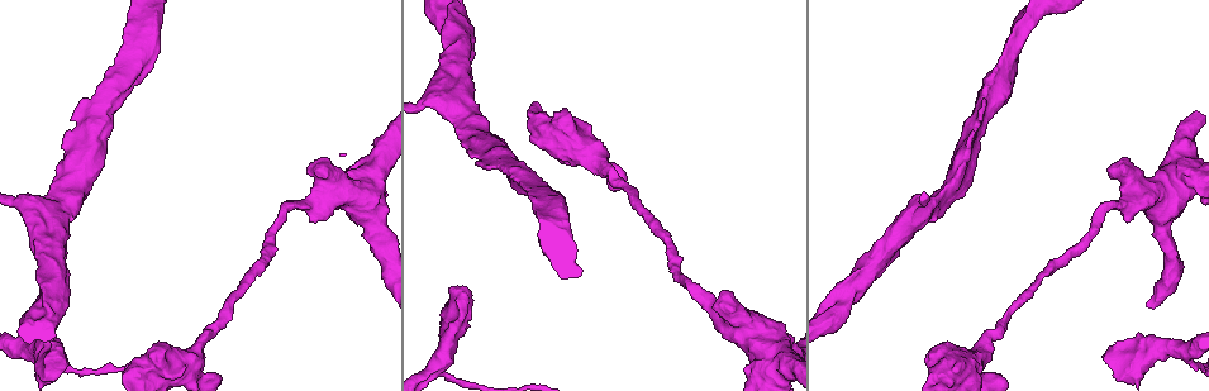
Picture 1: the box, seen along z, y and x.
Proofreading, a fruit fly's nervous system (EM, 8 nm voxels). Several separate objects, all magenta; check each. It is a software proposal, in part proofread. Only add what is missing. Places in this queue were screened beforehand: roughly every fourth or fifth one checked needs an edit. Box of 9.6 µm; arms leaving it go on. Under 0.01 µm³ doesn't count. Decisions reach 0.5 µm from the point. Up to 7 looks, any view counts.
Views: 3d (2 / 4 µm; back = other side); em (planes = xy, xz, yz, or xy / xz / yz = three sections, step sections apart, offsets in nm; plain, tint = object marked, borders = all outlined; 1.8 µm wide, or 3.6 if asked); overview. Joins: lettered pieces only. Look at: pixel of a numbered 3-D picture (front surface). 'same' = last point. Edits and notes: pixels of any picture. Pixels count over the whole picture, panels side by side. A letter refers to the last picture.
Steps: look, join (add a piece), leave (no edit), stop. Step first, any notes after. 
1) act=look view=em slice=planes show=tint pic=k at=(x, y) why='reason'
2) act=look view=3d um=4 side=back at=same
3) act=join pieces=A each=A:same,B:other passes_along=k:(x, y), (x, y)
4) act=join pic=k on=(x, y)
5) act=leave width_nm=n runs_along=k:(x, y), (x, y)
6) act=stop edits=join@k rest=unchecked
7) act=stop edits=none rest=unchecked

act=look view=em slice=planes show=tint pic=1 at=(439, 368)

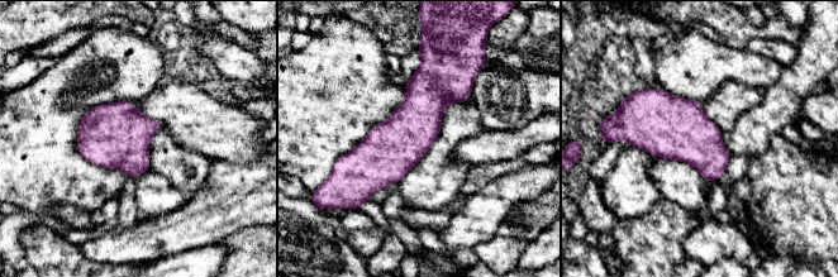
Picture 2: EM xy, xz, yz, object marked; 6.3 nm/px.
act=look view=em slice=planes show=borders at=same why='what lies round it'

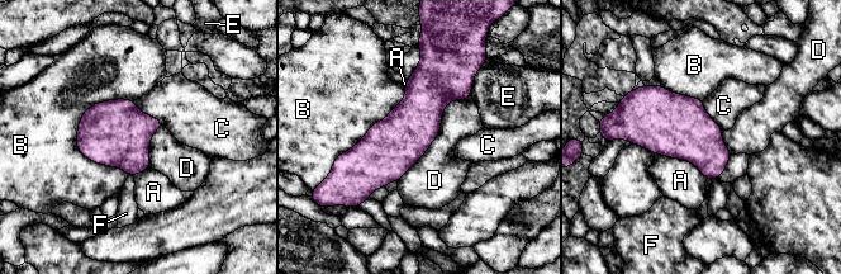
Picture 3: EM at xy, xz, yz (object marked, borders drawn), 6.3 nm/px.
act=leave longest_contact=D:700nm each=A:other,B:other,C:other,D:other,E:other,F:other runs_along=3:(426, 64), (421, 113), (366, 193) found='none of them fits'

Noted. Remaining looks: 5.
act=look view=3d um=4 side=back pic=1 at=(567, 110) why='free end'

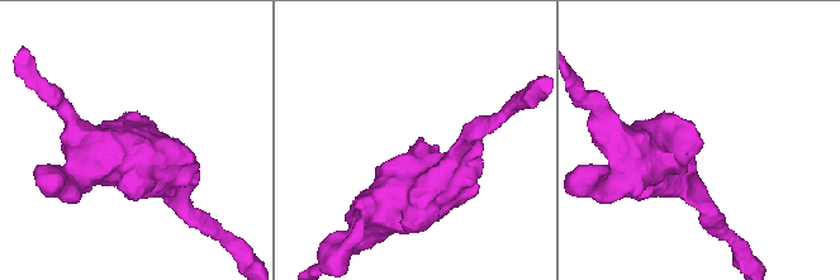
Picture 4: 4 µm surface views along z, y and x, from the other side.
act=look view=em um=3.6 slice=xy step=16 show=tint pic=4 at=(414, 144) why='shape alone is not enough'

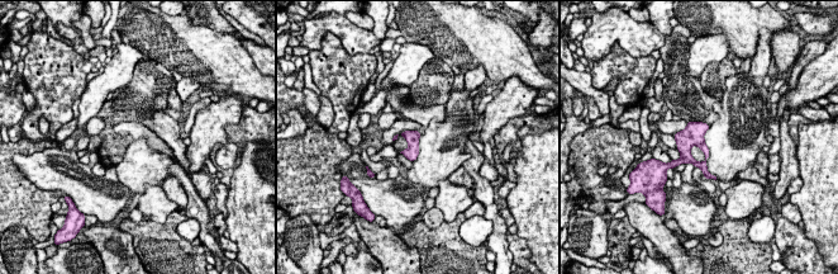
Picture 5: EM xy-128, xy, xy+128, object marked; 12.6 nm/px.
act=look view=em um=3.6 slice=planes show=borders at=same why='cut it another way'

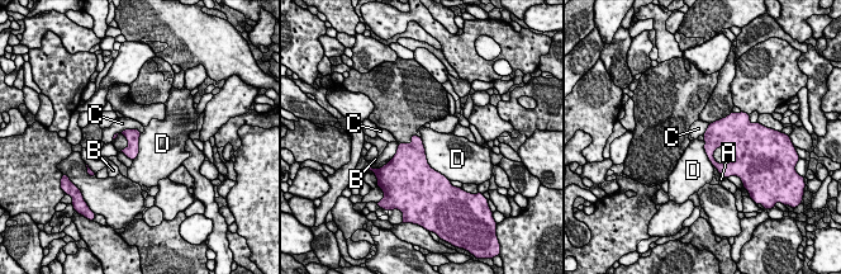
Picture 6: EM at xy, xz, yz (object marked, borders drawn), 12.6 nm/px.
act=leave each=A:other,B:other,C:other,D:other border=6:(421, 138), (427, 163), (446, 178) found='none of them fits'

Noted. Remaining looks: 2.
act=look view=3d um=4 pic=1 at=(1133, 202) why='sudden change in width'

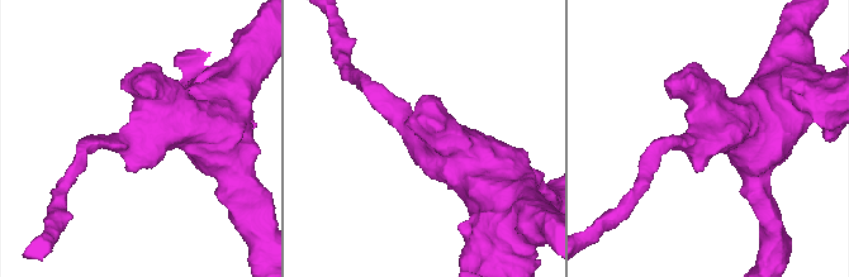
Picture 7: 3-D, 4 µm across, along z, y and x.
act=look view=em um=3.6 slice=planes show=borders pic=7 at=(154, 135) why='need the tissue'

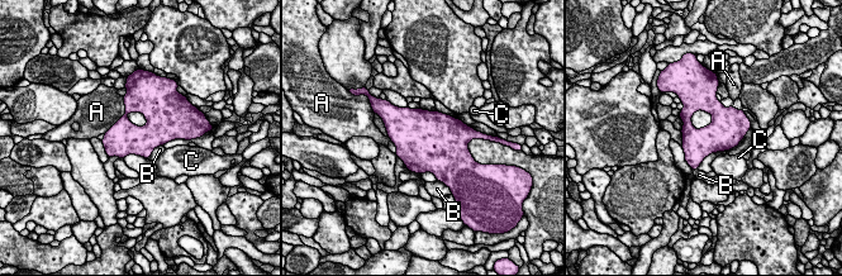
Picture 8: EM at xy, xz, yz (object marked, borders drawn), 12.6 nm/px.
act=leave width_nm=380 each=A:other,B:other,C:other found='no lettered piece goes on from it'

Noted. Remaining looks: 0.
act=stop edits=none rest=unchecked

